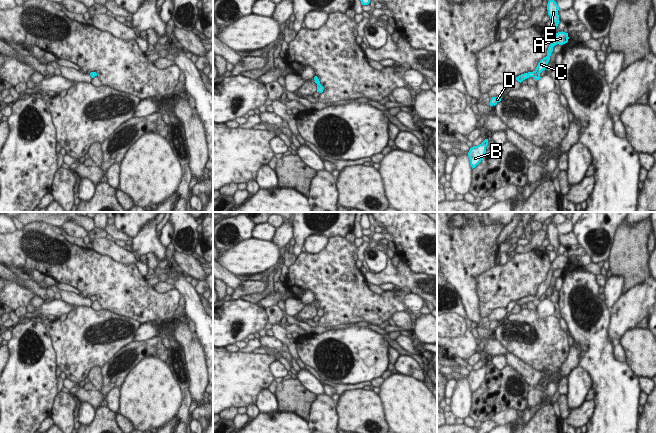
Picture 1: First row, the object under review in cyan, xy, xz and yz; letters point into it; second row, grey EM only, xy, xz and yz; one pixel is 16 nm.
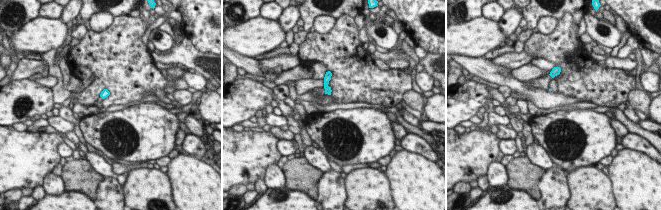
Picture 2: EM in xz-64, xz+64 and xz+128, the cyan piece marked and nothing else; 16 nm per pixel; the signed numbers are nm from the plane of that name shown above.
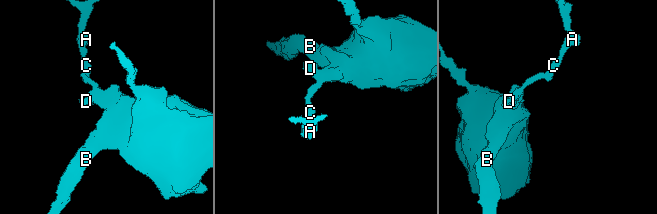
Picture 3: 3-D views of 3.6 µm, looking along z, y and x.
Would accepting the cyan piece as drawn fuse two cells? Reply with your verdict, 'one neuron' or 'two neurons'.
one neuron

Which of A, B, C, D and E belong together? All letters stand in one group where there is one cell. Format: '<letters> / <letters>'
A B C D E

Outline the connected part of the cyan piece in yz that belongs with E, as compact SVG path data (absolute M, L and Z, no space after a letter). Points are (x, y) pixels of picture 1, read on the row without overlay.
M553 223L548 225L547 234L548 234L548 239L550 240L550 243L552 243L555 246L555 252L557 252L560 246L559 239L558 239L559 231Z

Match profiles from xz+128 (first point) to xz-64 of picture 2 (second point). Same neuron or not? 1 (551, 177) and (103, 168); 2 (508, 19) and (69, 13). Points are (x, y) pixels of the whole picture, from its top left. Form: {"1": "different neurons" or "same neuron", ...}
{"1": "different neurons", "2": "same neuron"}

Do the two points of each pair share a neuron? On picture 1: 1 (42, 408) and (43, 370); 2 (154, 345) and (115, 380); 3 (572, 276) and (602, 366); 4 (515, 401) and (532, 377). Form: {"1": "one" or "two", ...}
{"1": "one", "2": "one", "3": "one", "4": "two"}

